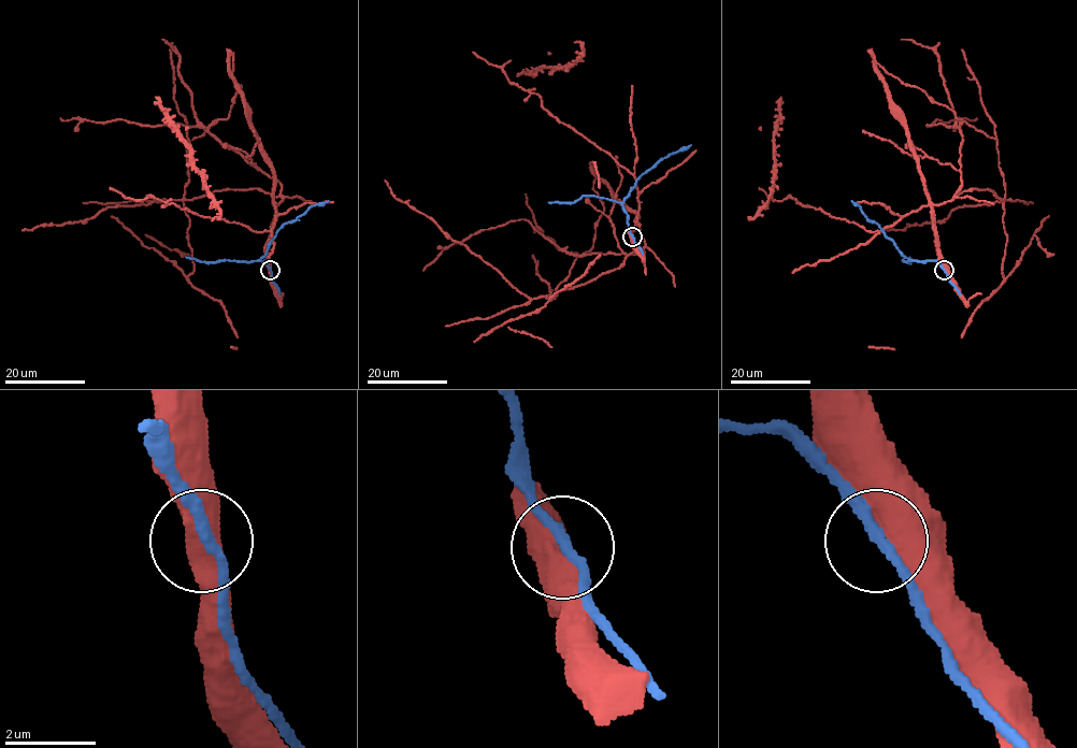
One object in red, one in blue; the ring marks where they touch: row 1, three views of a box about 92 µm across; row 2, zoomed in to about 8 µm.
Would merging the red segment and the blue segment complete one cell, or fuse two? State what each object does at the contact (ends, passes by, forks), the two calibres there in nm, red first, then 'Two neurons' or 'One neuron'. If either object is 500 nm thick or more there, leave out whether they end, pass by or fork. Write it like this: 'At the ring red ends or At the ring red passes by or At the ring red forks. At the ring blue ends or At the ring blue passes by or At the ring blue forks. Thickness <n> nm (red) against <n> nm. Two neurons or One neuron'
Thickness 700 nm (red) against 220 nm. One neuron

